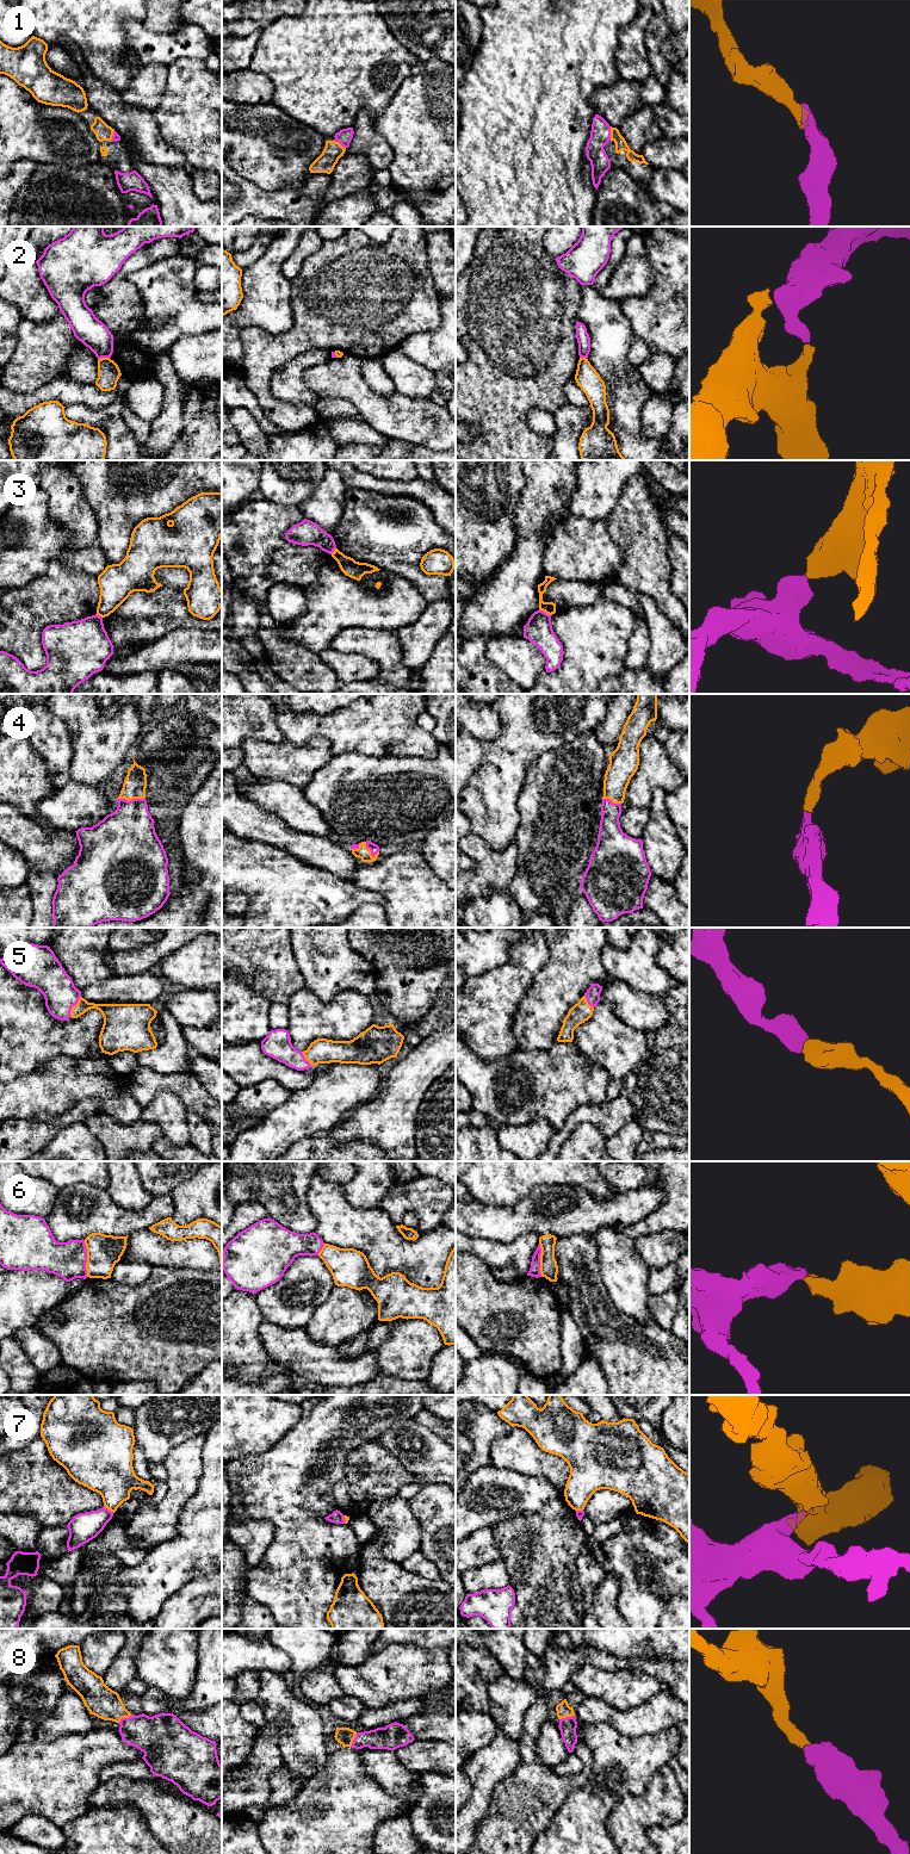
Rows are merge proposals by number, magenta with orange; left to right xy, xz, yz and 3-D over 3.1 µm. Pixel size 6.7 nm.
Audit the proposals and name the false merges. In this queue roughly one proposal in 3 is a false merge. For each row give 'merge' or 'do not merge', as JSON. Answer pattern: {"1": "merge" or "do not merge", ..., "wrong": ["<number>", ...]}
{"1": "merge", "2": "do not merge", "3": "do not merge", "4": "merge", "5": "merge", "6": "do not merge", "7": "do not merge", "8": "merge", "wrong": ["2", "3", "6", "7"]}

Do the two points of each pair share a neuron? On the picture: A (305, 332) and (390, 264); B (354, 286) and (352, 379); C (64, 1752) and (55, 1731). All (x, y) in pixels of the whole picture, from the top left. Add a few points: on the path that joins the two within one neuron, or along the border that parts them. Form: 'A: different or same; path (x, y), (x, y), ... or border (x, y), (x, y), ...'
A: same; path (327, 315), (344, 298), (359, 295), (369, 285)
B: different; border (344, 353), (363, 358)
C: different; border (86, 1732), (74, 1732), (53, 1741), (36, 1738)

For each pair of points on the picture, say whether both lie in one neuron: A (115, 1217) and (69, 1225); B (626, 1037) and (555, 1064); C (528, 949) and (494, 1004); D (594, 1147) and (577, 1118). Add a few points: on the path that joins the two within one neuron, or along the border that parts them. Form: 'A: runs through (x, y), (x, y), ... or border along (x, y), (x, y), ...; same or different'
A: runs through (104, 1217), (91, 1217), (80, 1223); same
B: border along (573, 1041), (586, 1055), (606, 1070); different
C: runs through (524, 962), (519, 972), (500, 991); same
D: border along (573, 1130), (584, 1122), (590, 1122), (606, 1138); different

